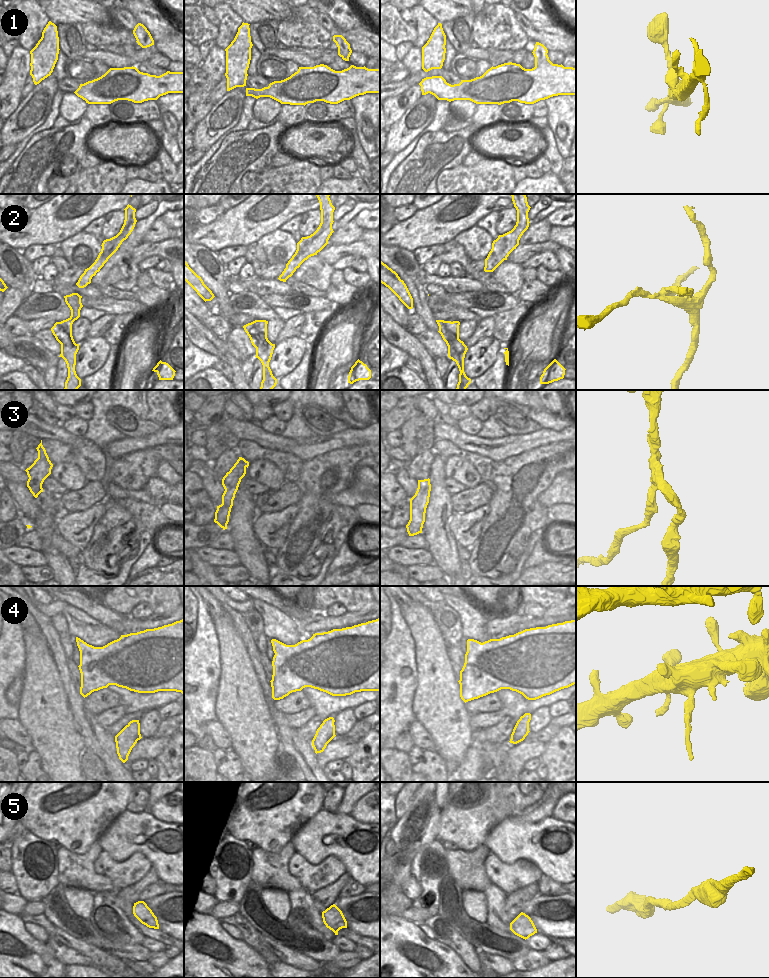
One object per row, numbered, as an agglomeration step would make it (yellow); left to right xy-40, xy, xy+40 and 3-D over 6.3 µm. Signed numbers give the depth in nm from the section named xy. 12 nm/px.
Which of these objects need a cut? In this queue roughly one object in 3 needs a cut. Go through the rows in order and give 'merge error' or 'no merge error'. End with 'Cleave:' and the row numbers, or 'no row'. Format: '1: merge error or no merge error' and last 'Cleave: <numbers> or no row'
1: no merge error
2: merge error
3: no merge error
4: merge error
5: no merge error
Cleave: 2, 4

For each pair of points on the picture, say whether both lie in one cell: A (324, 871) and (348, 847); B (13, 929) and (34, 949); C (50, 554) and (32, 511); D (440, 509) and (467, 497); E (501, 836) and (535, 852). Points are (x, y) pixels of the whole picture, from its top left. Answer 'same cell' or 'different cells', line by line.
A: different cells
B: same cell
C: different cells
D: different cells
E: same cell

